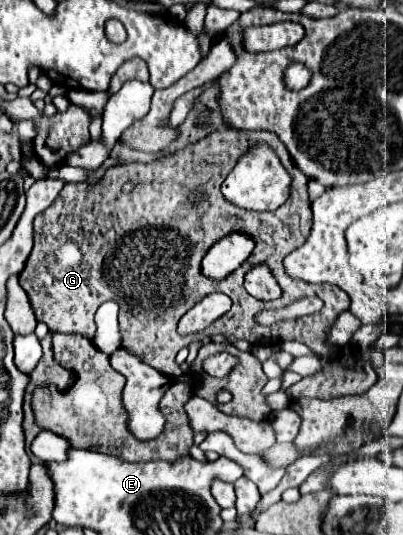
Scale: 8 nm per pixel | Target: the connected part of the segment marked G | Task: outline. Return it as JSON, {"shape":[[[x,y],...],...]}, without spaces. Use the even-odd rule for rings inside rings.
{"shape":[[[239,129],[213,131],[205,139],[199,139],[195,143],[183,147],[181,151],[167,155],[167,157],[159,157],[151,163],[127,163],[127,165],[109,167],[107,173],[103,175],[101,183],[97,183],[93,187],[87,183],[67,183],[61,189],[59,197],[45,211],[41,211],[35,217],[35,221],[33,221],[33,251],[25,263],[25,269],[19,275],[19,283],[25,289],[25,293],[29,295],[29,301],[31,301],[31,307],[35,311],[37,321],[47,323],[49,331],[79,333],[79,335],[85,335],[87,339],[93,339],[93,335],[95,335],[95,321],[93,321],[95,311],[99,309],[101,303],[113,299],[119,305],[119,327],[121,327],[121,335],[123,335],[123,347],[131,353],[137,353],[153,369],[157,369],[159,373],[169,375],[169,377],[179,375],[179,365],[175,361],[179,347],[185,347],[189,341],[201,339],[203,335],[231,333],[231,335],[245,339],[245,341],[275,341],[275,343],[301,341],[319,355],[319,359],[323,361],[323,371],[317,375],[311,375],[311,377],[303,377],[297,385],[293,385],[289,389],[291,399],[297,399],[297,397],[333,399],[333,397],[343,397],[343,395],[365,393],[375,383],[373,369],[349,347],[347,349],[327,347],[323,343],[325,333],[327,333],[329,325],[333,323],[333,319],[341,311],[349,309],[349,295],[335,285],[313,285],[313,283],[305,283],[305,281],[293,281],[283,273],[283,257],[287,253],[291,253],[293,249],[301,247],[305,243],[305,239],[309,237],[309,231],[311,231],[311,205],[309,205],[309,197],[307,197],[307,181],[309,179],[297,169],[297,165],[293,163],[291,155],[285,149],[285,145],[281,143],[281,139],[271,131],[239,131]],[[259,141],[279,143],[277,153],[281,157],[281,163],[287,169],[287,173],[293,173],[291,197],[275,213],[273,211],[269,211],[269,213],[245,211],[245,209],[229,203],[221,195],[221,183],[231,173],[237,159],[243,155],[243,151],[247,151],[249,147],[253,147]],[[127,181],[135,181],[135,187],[131,193],[121,191],[121,187]],[[195,187],[203,187],[207,191],[207,201],[197,205],[197,207],[187,207],[185,205],[187,193]],[[231,233],[259,233],[259,243],[255,243],[253,253],[247,257],[247,261],[237,271],[233,271],[231,275],[227,275],[221,281],[213,281],[201,273],[201,259],[205,257],[205,253],[209,251],[209,247],[213,243],[217,243],[219,239],[223,239]],[[257,263],[267,263],[271,267],[277,283],[283,289],[281,299],[259,301],[259,299],[247,295],[247,291],[243,287],[243,275],[247,269],[255,267]],[[213,291],[221,291],[221,293],[229,295],[233,301],[233,307],[223,317],[219,317],[211,327],[207,327],[203,333],[179,335],[179,331],[177,331],[179,319],[199,299],[203,299],[205,293],[213,293]],[[309,295],[317,295],[323,299],[325,305],[319,313],[313,313],[313,315],[307,315],[301,319],[293,319],[293,321],[285,321],[285,323],[275,323],[271,327],[257,325],[253,319],[261,309],[285,307],[291,301],[301,299],[301,297],[309,297]]]}

